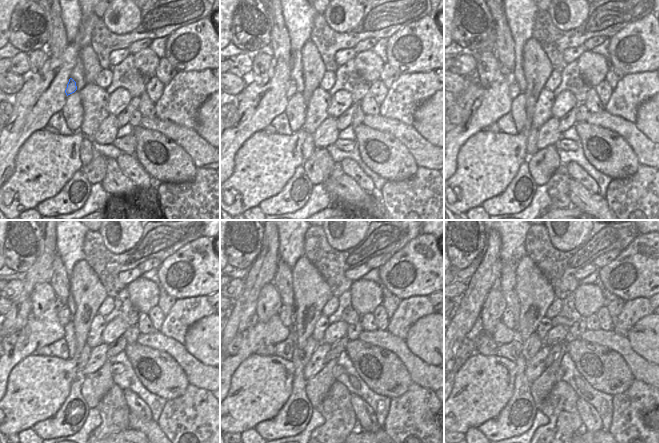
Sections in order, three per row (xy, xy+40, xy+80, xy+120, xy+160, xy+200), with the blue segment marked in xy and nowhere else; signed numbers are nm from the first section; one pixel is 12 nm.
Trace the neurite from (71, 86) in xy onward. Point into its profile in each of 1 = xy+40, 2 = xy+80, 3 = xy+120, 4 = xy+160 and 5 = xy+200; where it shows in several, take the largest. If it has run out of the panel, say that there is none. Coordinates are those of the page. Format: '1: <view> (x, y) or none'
1: xy+40 (291, 89)
2: xy+80 (514, 90)
3: xy+120 (63, 313)
4: xy+160 (287, 313)
5: xy+200 (508, 318)

